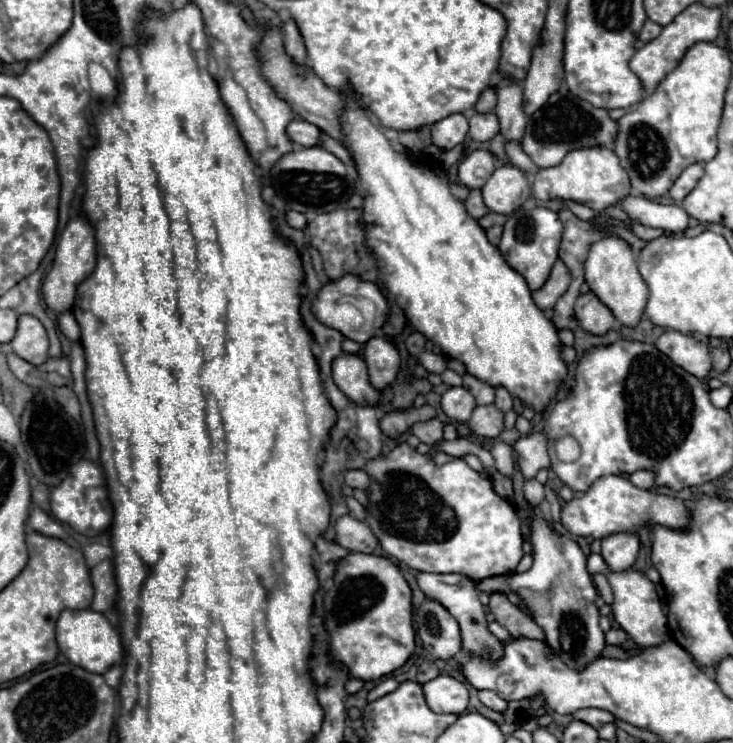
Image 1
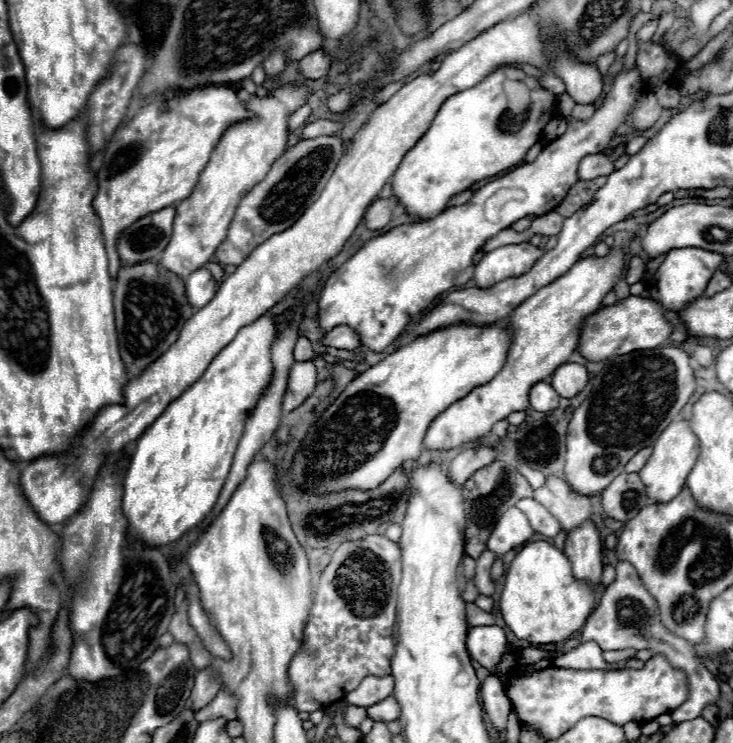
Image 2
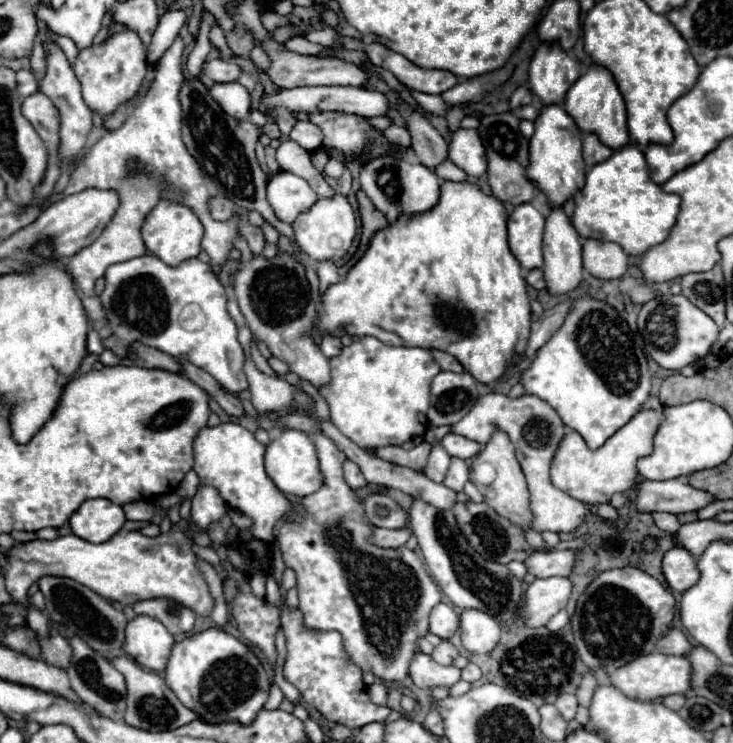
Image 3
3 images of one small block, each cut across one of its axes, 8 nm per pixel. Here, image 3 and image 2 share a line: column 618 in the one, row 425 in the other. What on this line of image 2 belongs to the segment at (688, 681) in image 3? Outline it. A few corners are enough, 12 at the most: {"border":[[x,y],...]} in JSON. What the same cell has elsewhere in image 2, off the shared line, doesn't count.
{"border":[[674,420],[640,470],[652,502],[686,484],[700,444],[688,420]]}

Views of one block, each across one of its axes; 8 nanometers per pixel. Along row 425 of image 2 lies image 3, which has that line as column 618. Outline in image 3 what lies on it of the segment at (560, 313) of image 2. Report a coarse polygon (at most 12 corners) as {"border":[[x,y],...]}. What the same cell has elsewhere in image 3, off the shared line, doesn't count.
{"border":[[640,410],[598,450],[568,432],[554,486],[586,506],[638,480],[662,410]]}

